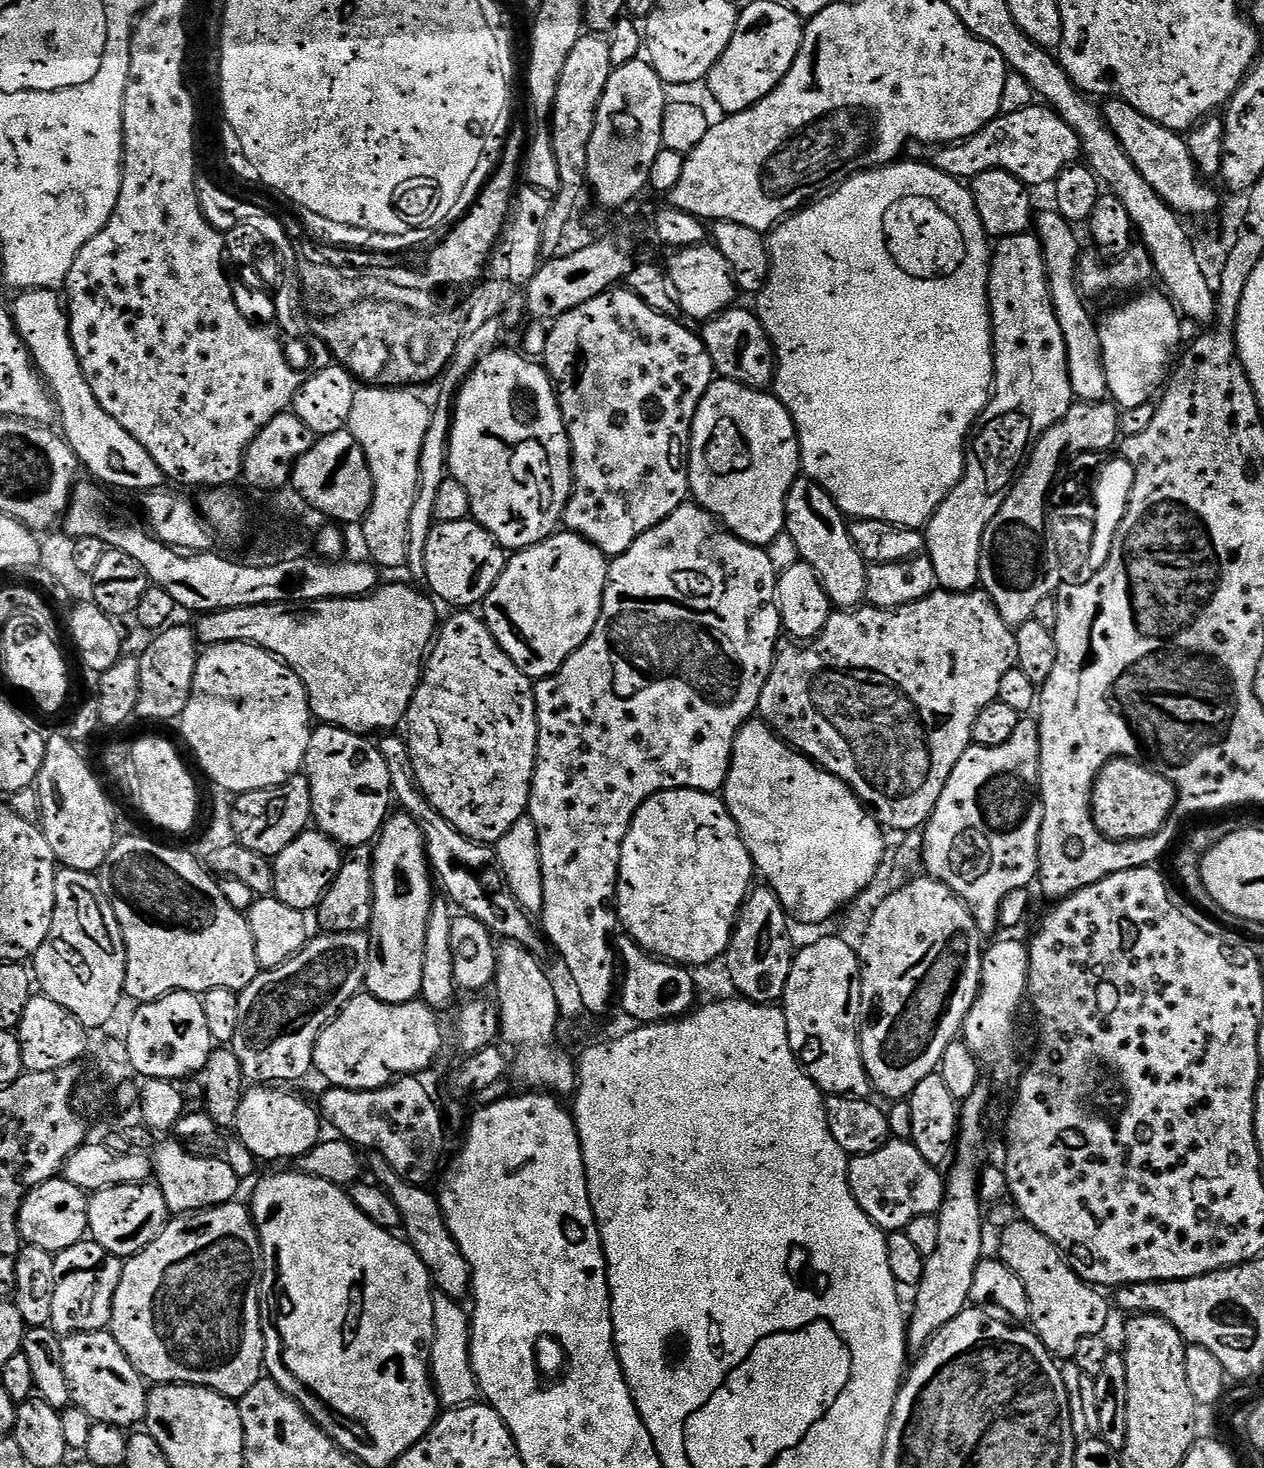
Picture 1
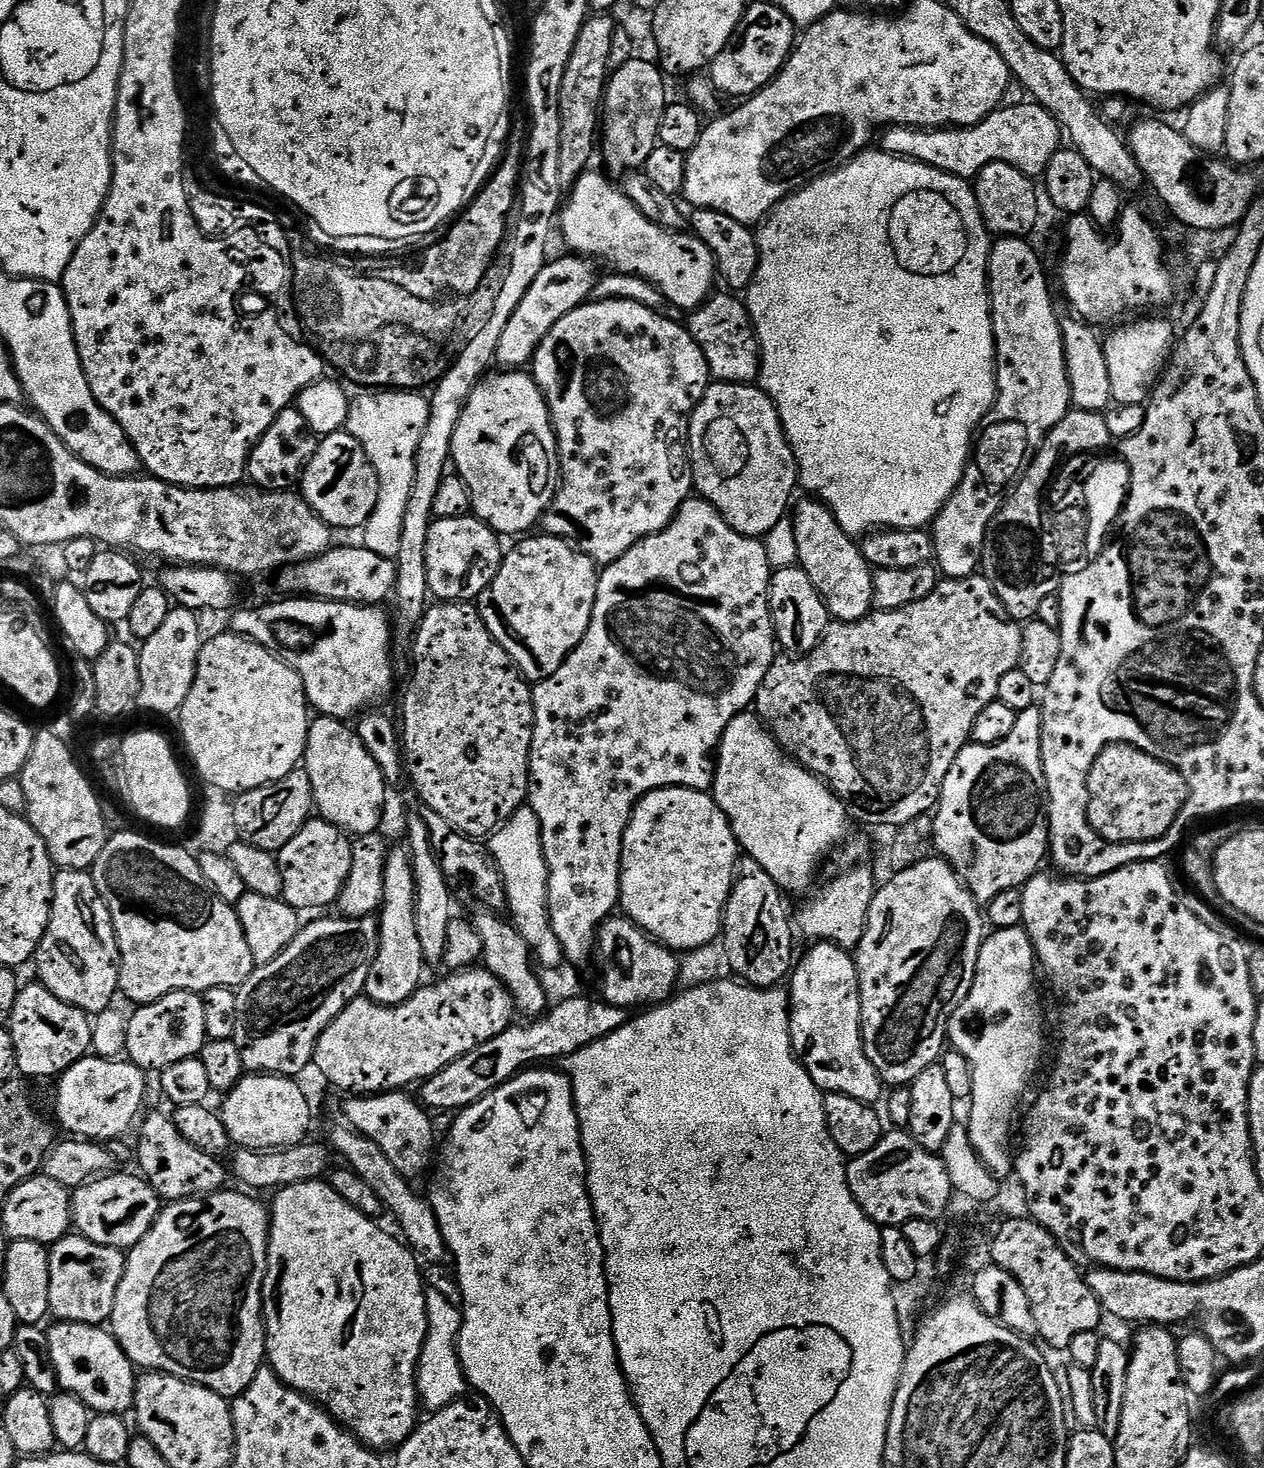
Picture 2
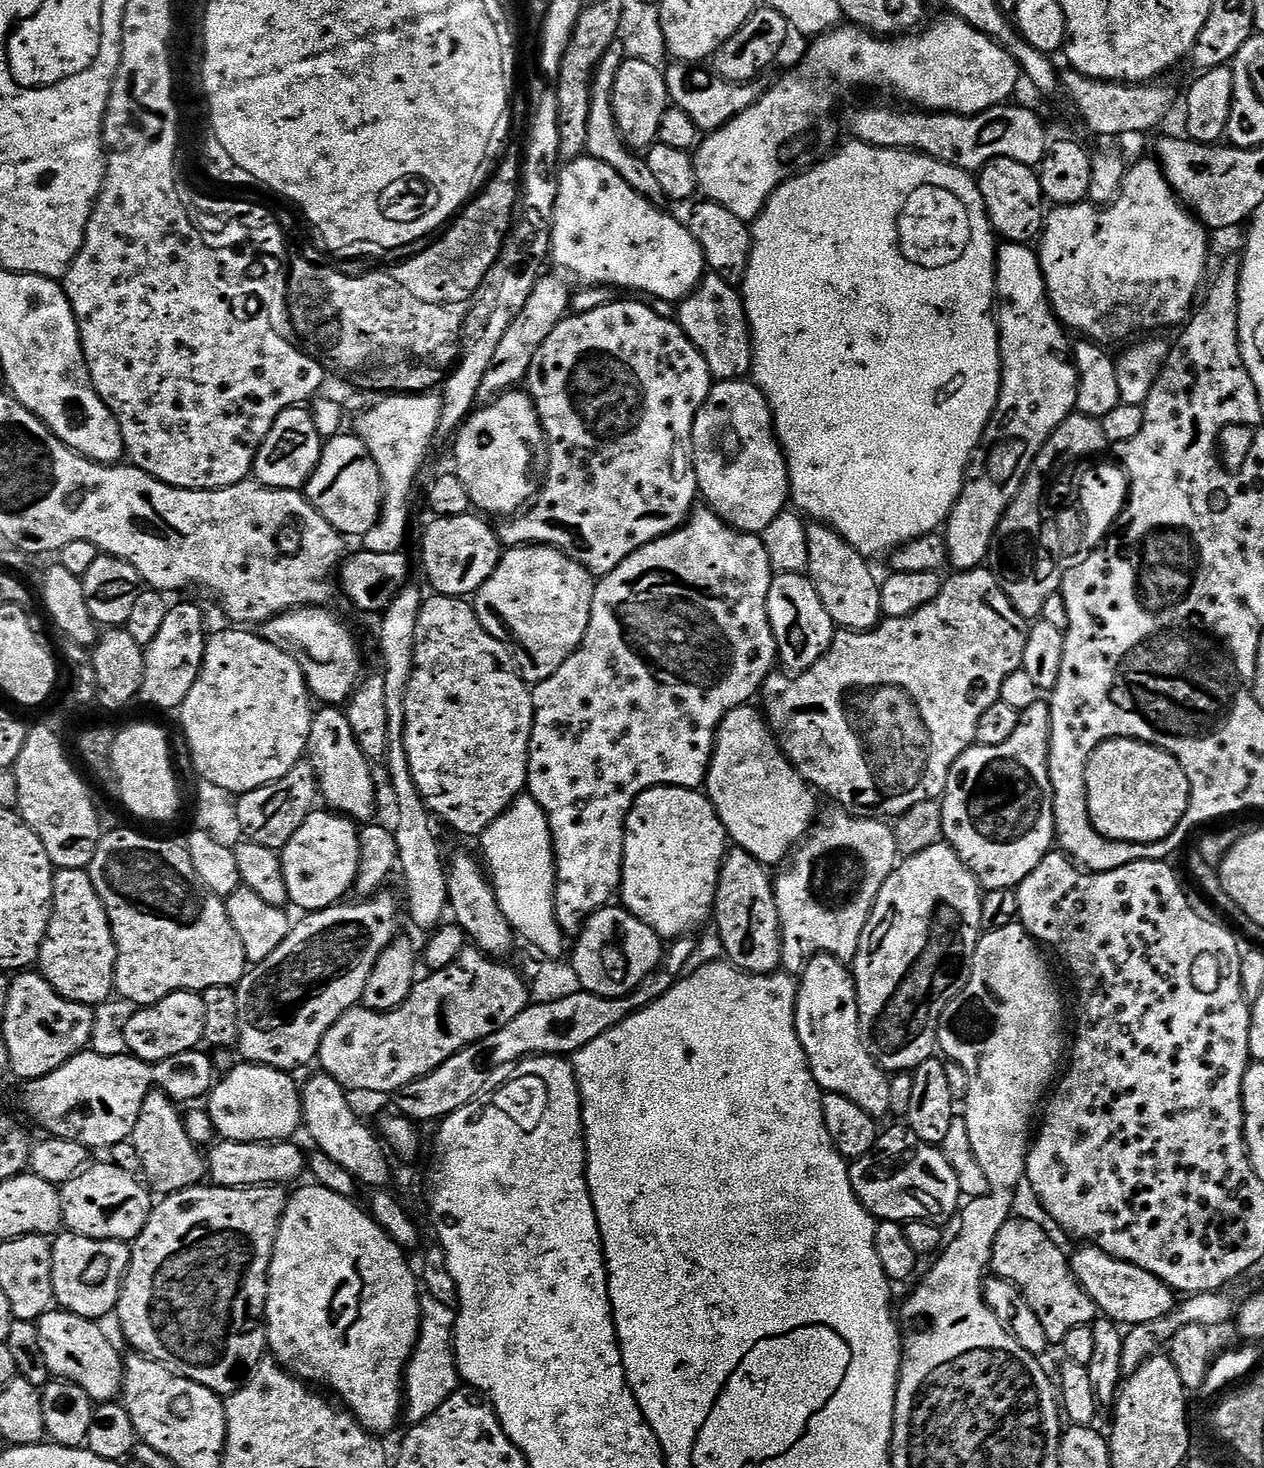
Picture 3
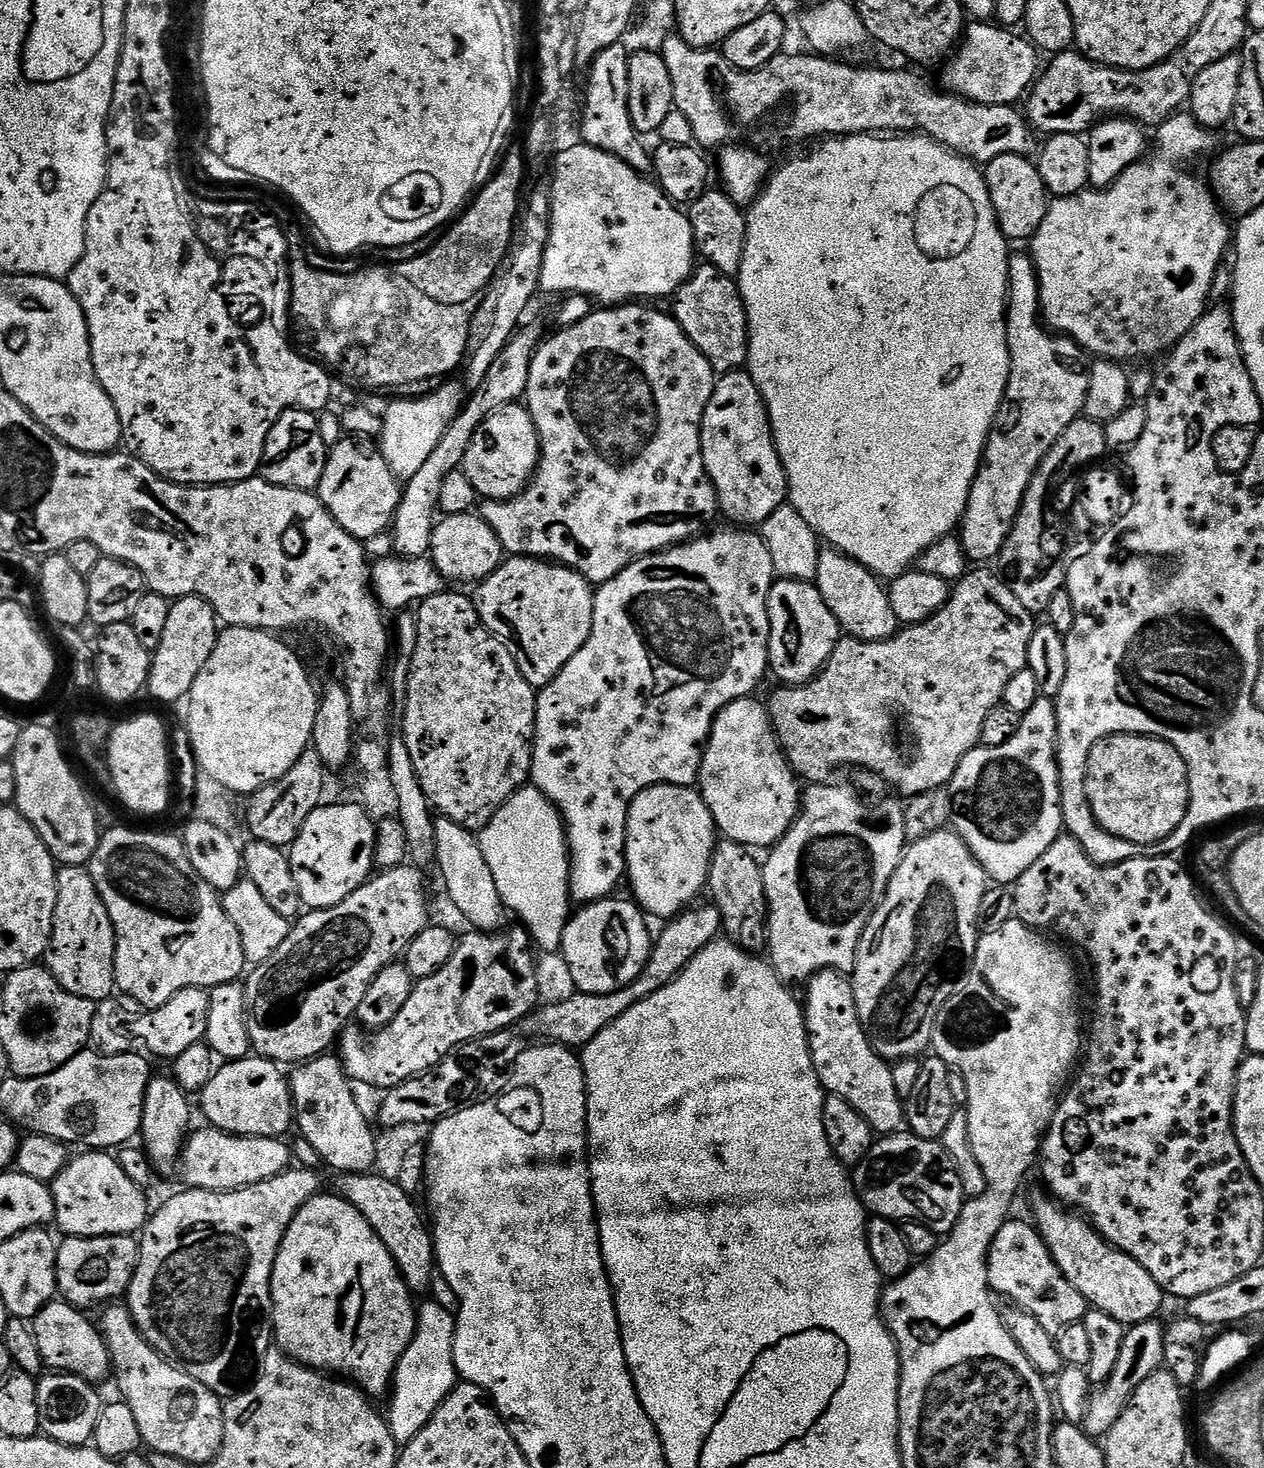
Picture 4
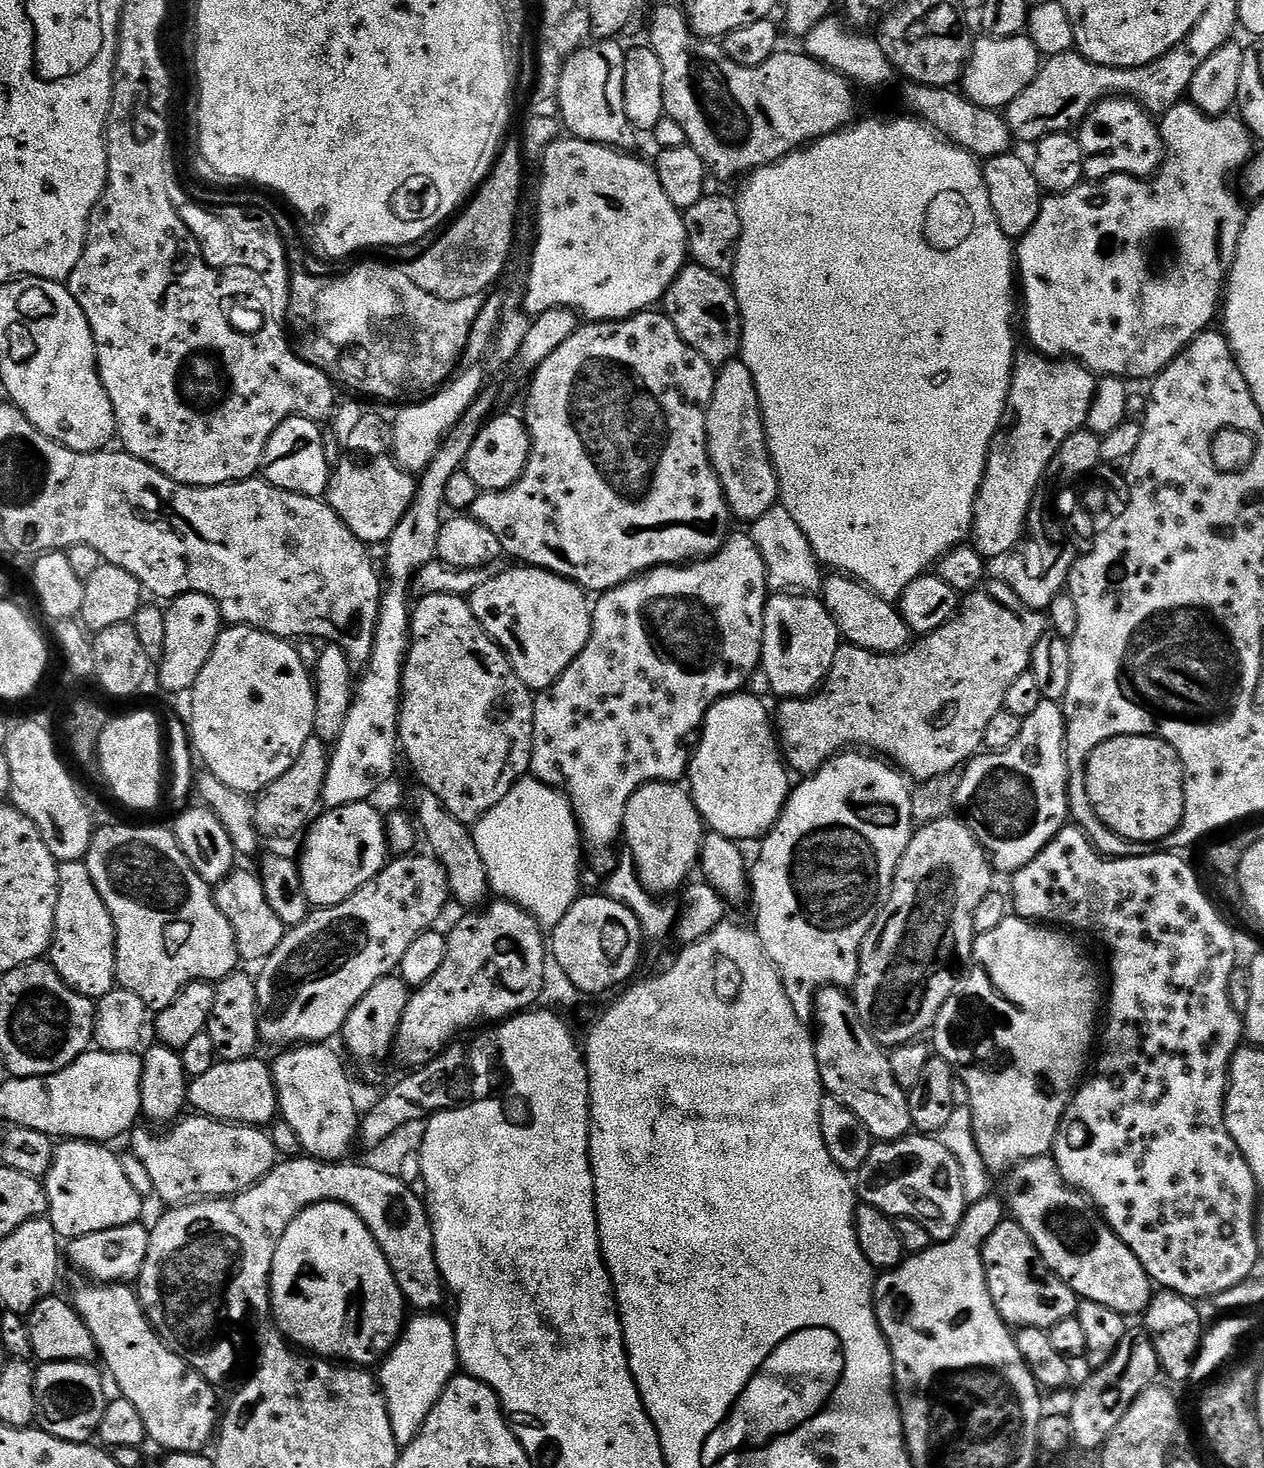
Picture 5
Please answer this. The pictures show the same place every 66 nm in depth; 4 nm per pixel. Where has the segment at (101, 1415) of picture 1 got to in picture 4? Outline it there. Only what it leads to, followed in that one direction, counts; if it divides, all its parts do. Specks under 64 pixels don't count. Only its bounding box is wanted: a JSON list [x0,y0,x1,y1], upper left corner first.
[30,1298,112,1385]

